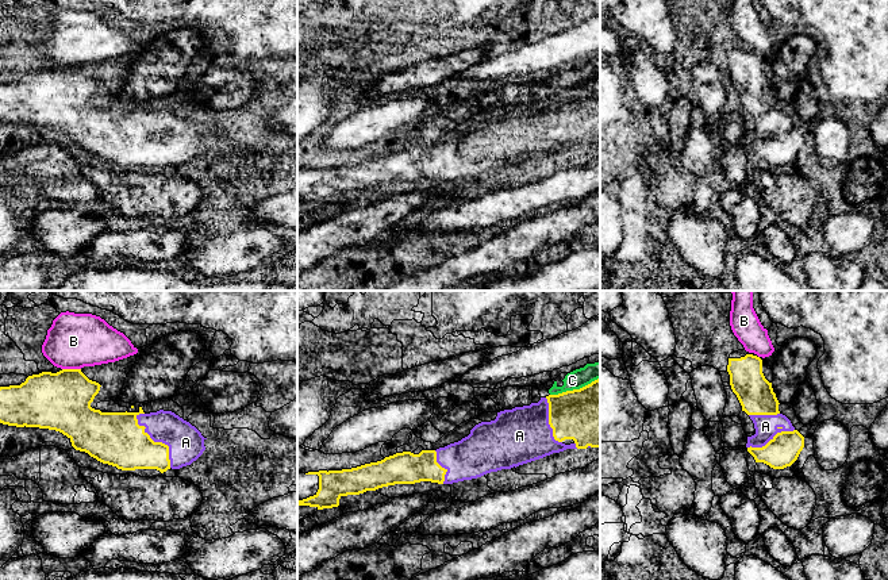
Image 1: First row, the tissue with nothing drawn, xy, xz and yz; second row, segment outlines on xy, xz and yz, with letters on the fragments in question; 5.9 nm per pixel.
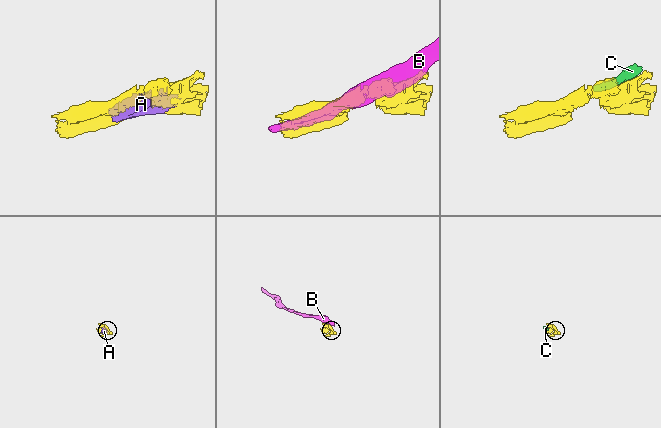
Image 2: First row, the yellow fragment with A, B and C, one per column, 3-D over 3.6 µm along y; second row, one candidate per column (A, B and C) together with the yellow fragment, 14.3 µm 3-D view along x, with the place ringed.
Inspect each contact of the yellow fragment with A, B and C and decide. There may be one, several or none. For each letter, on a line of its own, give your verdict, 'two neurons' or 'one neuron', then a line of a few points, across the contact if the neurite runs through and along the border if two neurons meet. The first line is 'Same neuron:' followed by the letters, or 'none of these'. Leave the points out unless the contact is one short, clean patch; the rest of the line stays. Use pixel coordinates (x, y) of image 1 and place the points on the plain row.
Same neuron: A
A: one neuron
B: two neurons
C: two neurons

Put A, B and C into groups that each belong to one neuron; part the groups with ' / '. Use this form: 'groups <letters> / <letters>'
groups A / B / C

